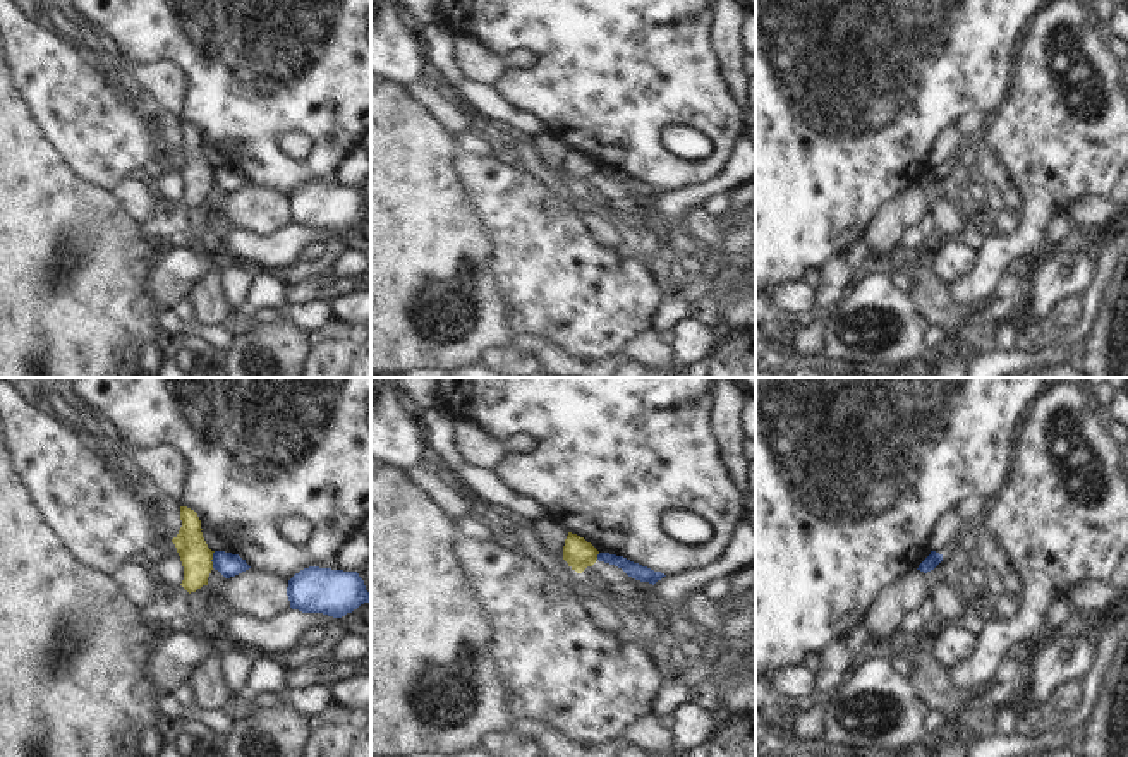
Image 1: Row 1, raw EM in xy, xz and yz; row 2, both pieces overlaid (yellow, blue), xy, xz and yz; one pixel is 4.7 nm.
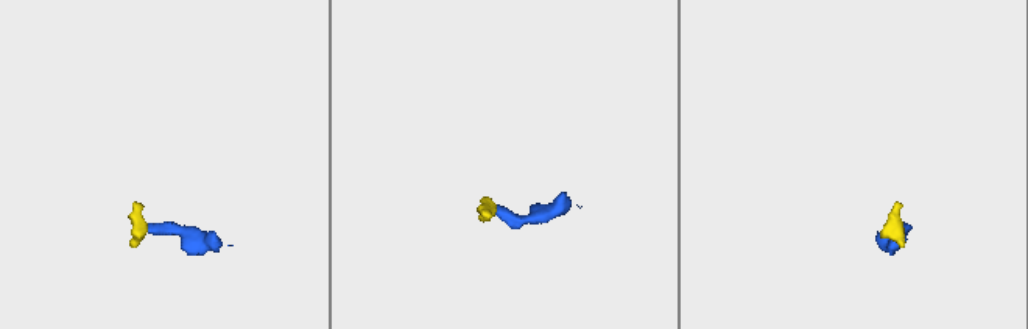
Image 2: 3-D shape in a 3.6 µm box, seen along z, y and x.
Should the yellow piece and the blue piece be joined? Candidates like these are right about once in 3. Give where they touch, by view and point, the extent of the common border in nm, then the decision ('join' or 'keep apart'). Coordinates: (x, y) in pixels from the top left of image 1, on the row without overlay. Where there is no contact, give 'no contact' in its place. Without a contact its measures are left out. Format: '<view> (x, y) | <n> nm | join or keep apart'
xy (212, 174) | 80 nm | keep apart

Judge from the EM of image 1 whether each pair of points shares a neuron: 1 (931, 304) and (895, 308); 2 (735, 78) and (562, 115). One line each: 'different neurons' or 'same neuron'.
1: different neurons
2: different neurons

